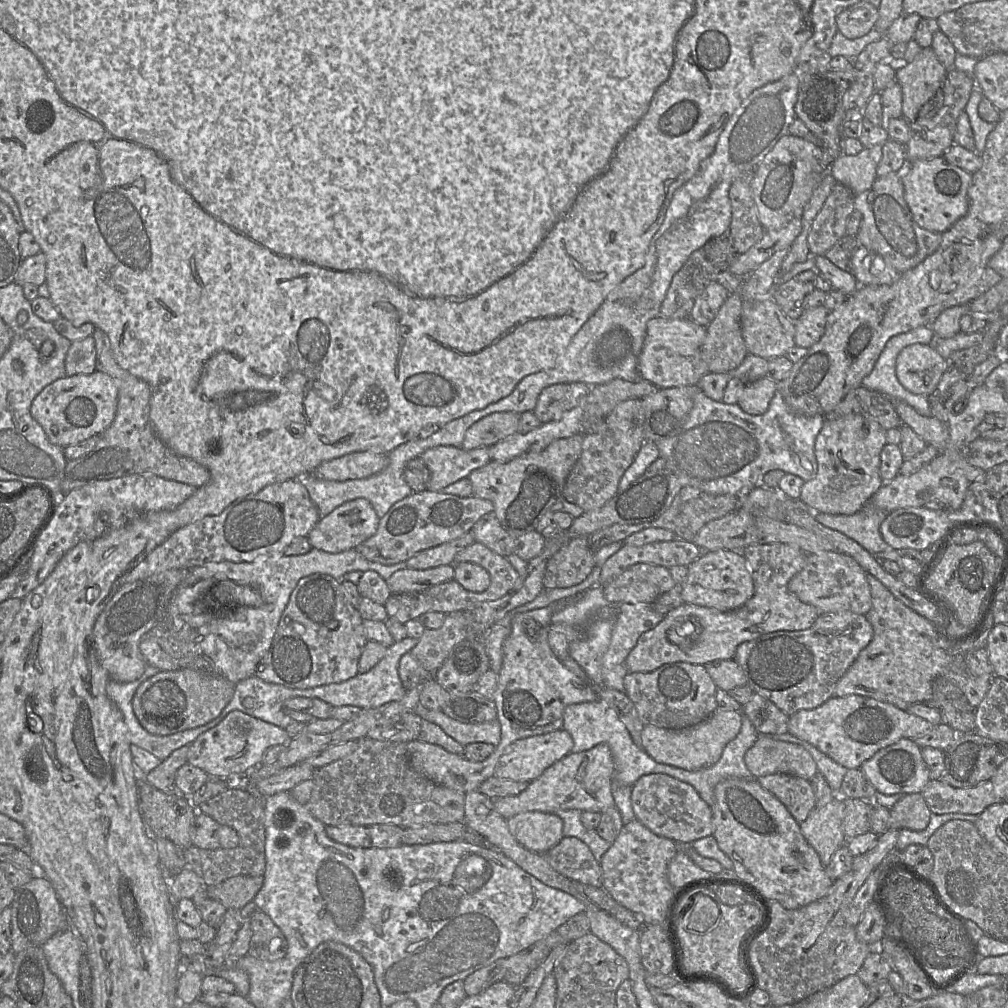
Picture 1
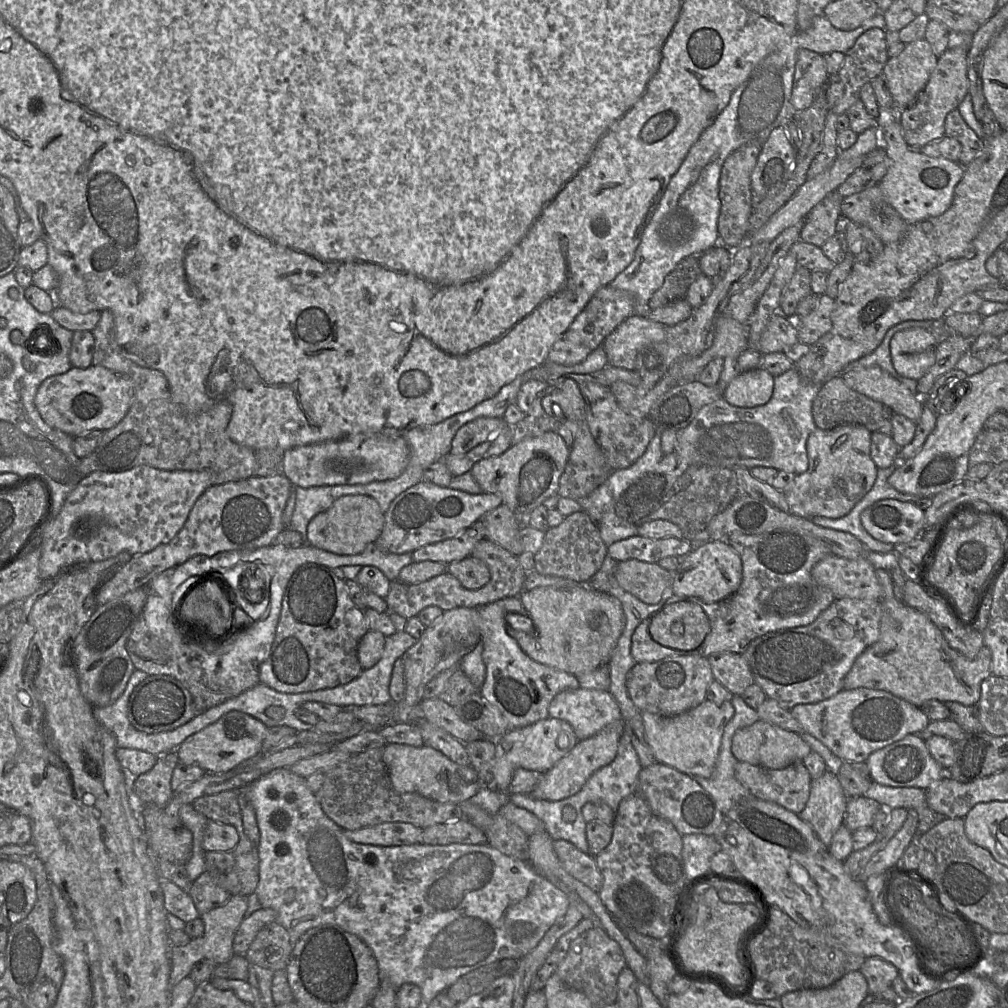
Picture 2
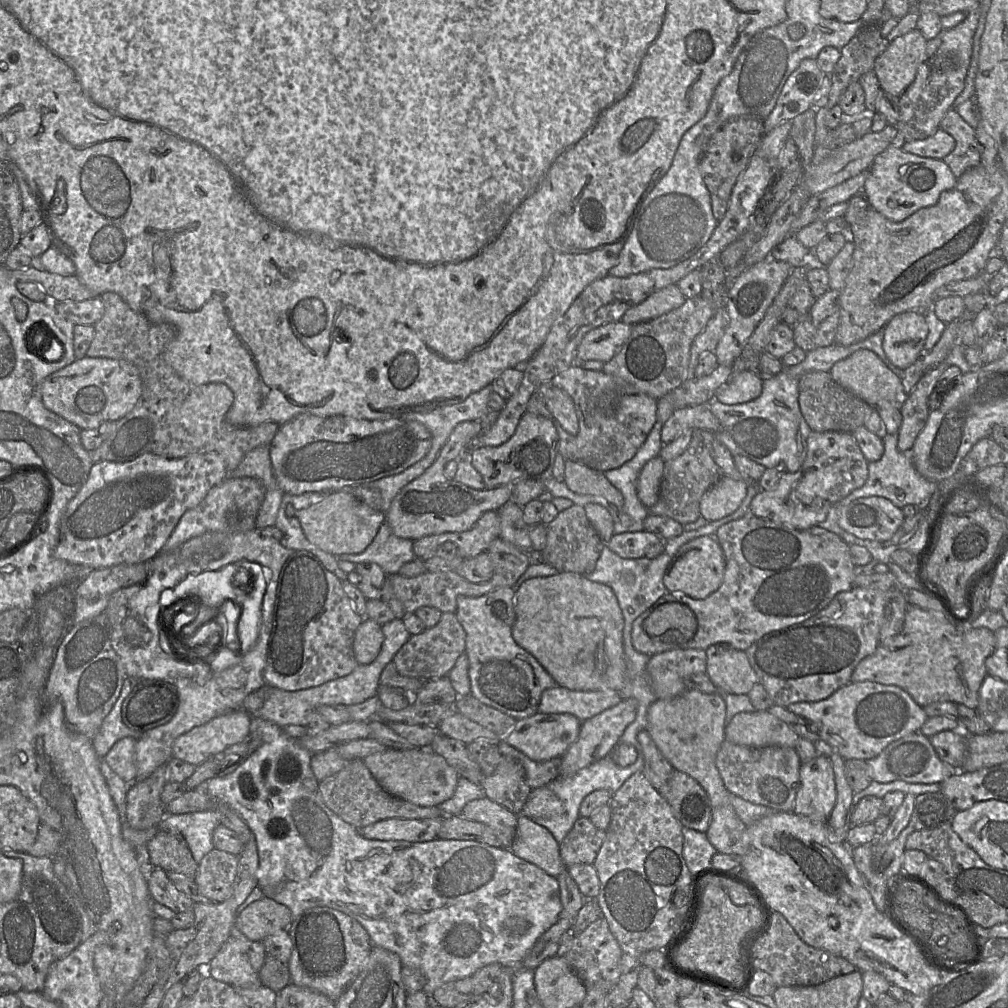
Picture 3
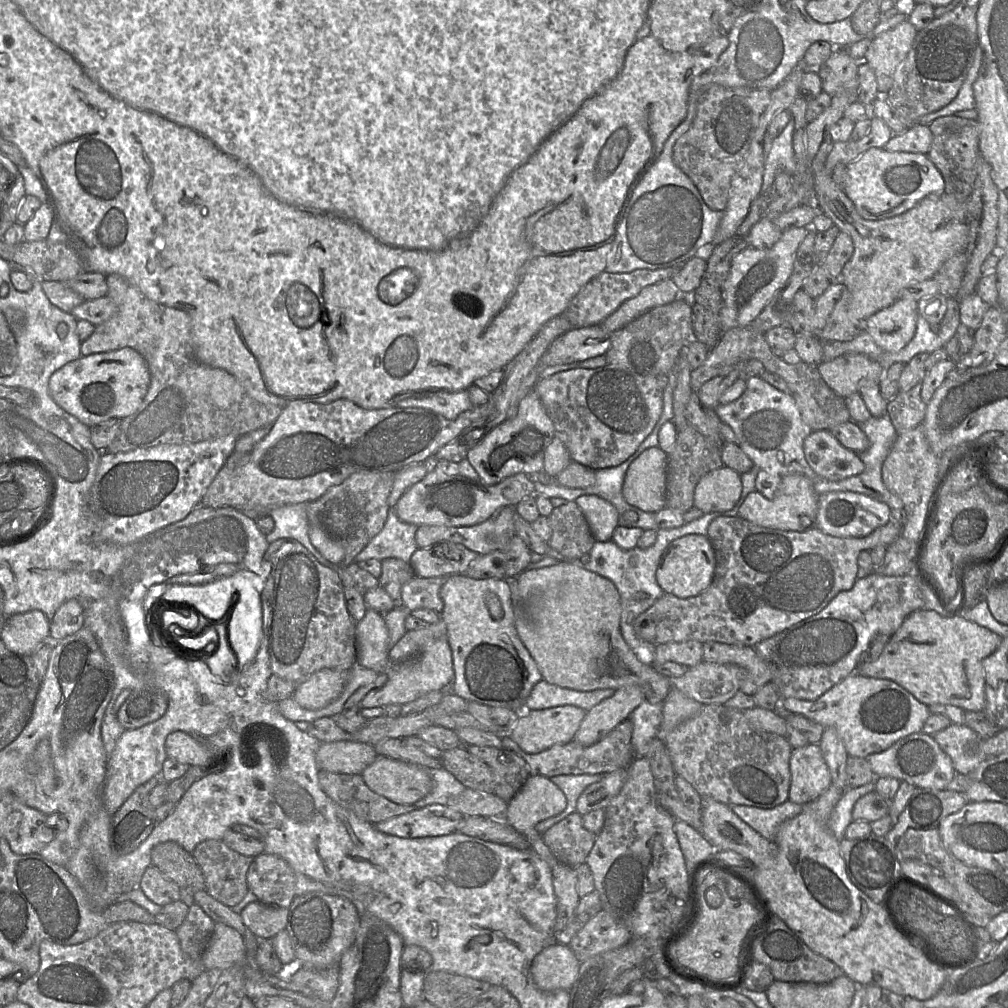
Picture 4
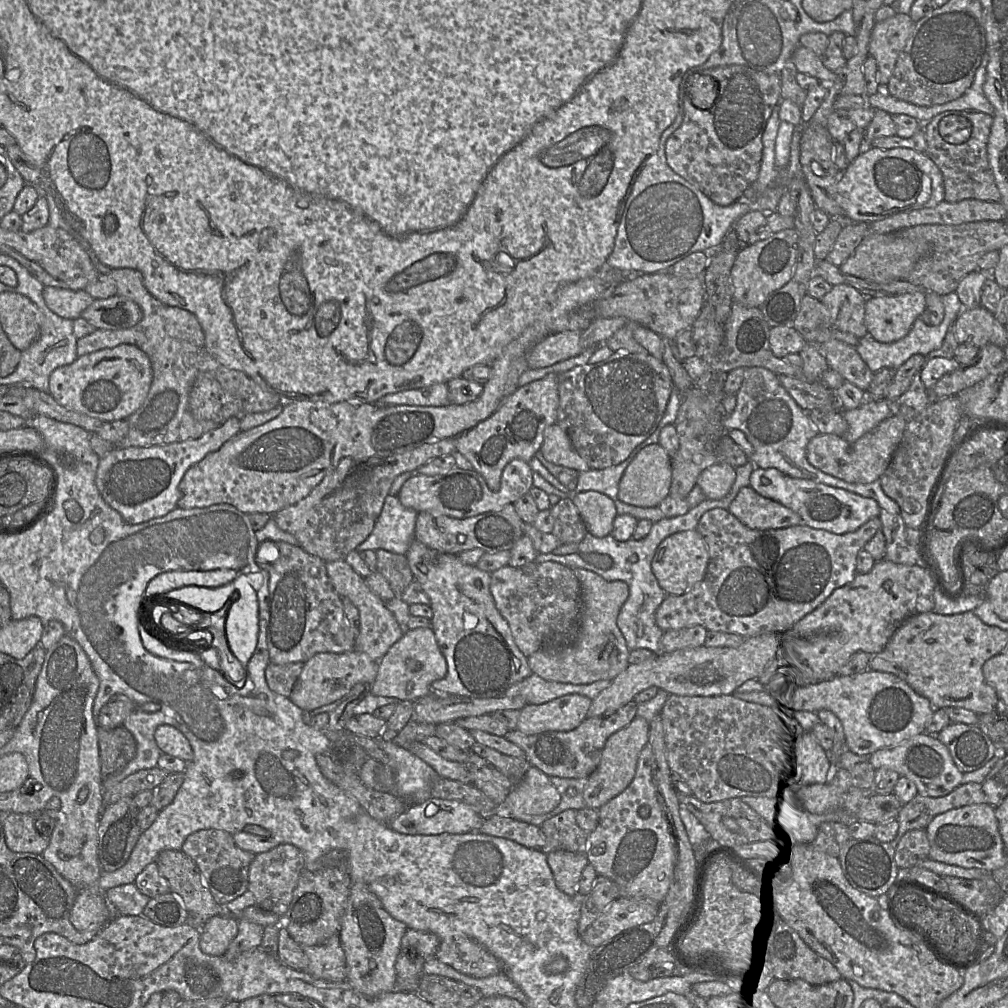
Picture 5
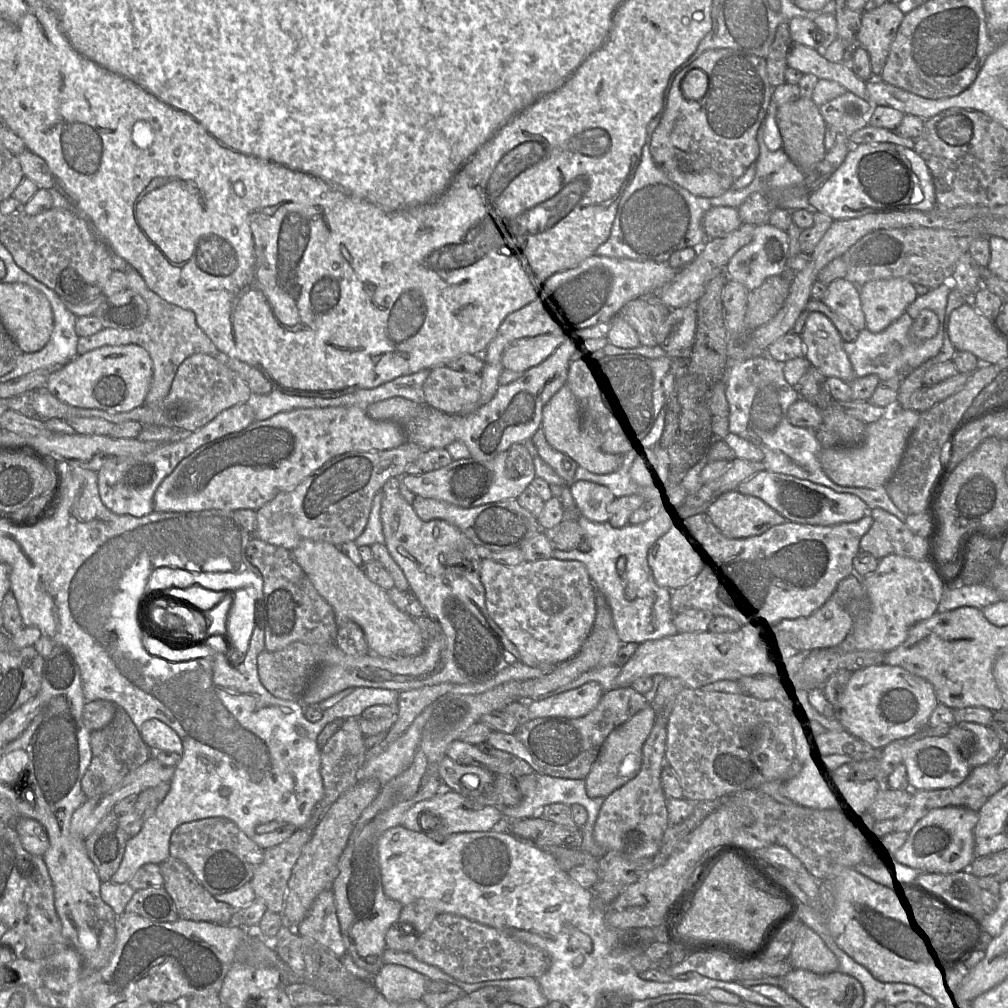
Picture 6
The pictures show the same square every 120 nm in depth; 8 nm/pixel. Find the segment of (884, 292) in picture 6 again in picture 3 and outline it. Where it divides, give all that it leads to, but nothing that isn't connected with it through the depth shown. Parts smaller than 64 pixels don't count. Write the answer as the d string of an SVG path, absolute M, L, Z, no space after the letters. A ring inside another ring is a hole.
M904 312L895 315L884 327L882 347L891 363L905 370L923 356L928 335L924 314Z

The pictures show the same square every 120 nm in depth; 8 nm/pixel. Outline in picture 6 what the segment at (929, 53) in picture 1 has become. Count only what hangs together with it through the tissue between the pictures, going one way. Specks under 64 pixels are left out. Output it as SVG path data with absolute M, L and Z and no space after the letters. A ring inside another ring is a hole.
M888 1L861 15L857 41L869 53L874 77L880 78L904 15L897 5Z

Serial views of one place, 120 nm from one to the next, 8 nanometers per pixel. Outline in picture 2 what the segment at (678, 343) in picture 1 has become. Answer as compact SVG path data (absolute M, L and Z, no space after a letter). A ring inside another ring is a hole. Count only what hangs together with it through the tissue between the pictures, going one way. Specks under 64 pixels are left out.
M630 316L603 341L608 364L616 368L635 370L636 359L645 347L663 342L668 326L641 316Z

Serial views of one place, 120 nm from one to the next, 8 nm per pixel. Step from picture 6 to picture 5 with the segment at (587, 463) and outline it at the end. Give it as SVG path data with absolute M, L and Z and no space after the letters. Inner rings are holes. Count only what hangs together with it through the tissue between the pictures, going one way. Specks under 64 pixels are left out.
M559 422L544 430L540 451L547 461L555 465L574 469L578 472L586 472L590 469L590 466L573 447L568 433Z

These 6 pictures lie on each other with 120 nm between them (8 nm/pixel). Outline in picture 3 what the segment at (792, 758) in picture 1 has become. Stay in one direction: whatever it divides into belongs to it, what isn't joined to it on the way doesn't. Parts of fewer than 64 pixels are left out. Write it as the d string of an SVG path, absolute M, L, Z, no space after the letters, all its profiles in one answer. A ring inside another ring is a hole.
M768 711L737 713L725 728L725 740L741 746L795 748L800 736Z

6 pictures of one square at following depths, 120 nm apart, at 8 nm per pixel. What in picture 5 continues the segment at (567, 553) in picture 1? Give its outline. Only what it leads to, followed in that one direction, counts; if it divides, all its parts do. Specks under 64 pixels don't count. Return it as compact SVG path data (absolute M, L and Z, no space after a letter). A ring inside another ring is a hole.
M561 499L559 503L550 508L554 519L552 533L561 544L579 544L588 533L586 525L571 499Z

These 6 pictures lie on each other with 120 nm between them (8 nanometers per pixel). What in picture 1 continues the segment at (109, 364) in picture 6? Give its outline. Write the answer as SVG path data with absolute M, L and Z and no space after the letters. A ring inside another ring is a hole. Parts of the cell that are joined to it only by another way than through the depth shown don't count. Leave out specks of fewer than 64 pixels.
M96 370L91 374L66 376L47 385L33 400L31 415L42 426L52 444L65 448L92 436L101 435L112 424L117 404L117 382L109 375Z

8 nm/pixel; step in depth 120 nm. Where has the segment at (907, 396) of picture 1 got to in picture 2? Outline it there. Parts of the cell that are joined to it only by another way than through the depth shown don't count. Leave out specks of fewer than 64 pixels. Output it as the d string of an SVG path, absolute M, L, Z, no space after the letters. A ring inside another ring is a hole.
M909 320L892 326L886 332L881 344L872 353L851 362L844 369L844 371L861 370L873 366L878 366L892 377L894 377L898 382L903 384L912 393L916 394L917 381L899 375L892 365L890 355L890 341L893 335L901 330L910 328L924 328L929 331L931 324L932 321Z

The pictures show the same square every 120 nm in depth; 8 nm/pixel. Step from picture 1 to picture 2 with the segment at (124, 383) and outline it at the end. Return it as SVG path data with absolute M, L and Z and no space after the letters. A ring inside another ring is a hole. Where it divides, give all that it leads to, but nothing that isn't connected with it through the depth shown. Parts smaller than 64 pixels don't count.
M110 310L100 312L101 317L94 330L93 365L103 366L112 372L130 379L134 385L135 397L125 417L115 427L103 432L96 449L81 459L80 473L83 477L97 472L122 472L135 466L147 465L165 471L208 471L213 485L235 482L254 476L267 476L280 470L281 456L270 450L255 450L238 444L227 435L226 428L231 418L233 406L226 400L216 402L211 408L189 413L178 406L172 399L168 380L165 375L155 369L145 368L130 360L116 341L114 316Z

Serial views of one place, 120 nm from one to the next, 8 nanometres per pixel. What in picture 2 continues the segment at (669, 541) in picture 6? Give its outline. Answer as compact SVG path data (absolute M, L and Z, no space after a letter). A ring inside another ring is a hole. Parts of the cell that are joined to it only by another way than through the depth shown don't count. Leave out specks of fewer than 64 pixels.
M706 540L697 544L681 559L671 576L674 595L696 597L705 603L715 603L734 594L742 581L742 562L737 552L724 540Z

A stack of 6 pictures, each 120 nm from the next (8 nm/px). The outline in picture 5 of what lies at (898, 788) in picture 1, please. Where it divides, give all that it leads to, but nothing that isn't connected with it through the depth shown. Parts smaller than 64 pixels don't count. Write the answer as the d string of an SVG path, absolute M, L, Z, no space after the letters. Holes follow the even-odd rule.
M927 732L873 752L869 755L869 762L876 770L887 768L898 772L900 776L910 778L916 784L918 793L931 797L949 794L961 784L963 775L946 745L936 735L930 735Z

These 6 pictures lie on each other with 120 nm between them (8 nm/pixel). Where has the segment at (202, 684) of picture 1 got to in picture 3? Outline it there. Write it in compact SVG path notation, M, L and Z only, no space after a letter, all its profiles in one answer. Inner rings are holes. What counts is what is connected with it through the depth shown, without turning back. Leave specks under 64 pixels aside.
M138 680L122 704L122 721L131 730L145 732L168 723L180 703L177 688L162 680Z

